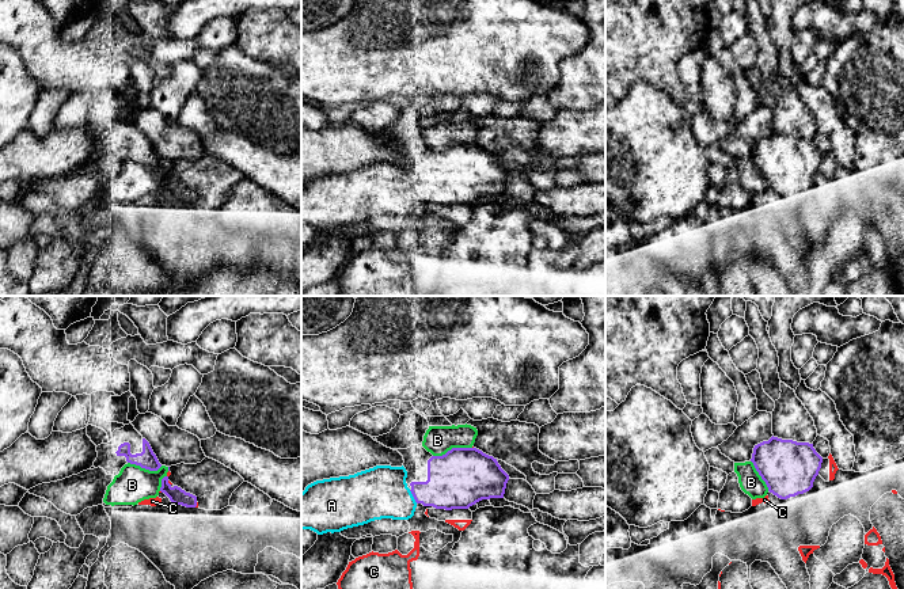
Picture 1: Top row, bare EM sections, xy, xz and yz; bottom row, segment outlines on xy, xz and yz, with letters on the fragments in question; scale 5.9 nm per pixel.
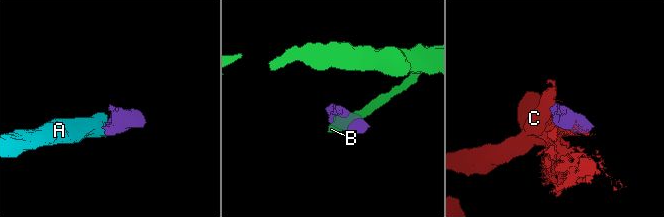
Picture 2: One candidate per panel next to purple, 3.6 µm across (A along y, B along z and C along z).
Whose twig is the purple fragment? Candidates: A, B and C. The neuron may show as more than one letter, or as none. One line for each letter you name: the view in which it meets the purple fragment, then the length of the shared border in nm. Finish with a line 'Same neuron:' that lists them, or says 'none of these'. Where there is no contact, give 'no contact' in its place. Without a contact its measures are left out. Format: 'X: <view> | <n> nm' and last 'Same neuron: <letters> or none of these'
A: xz | 90 nm
Same neuron: A

